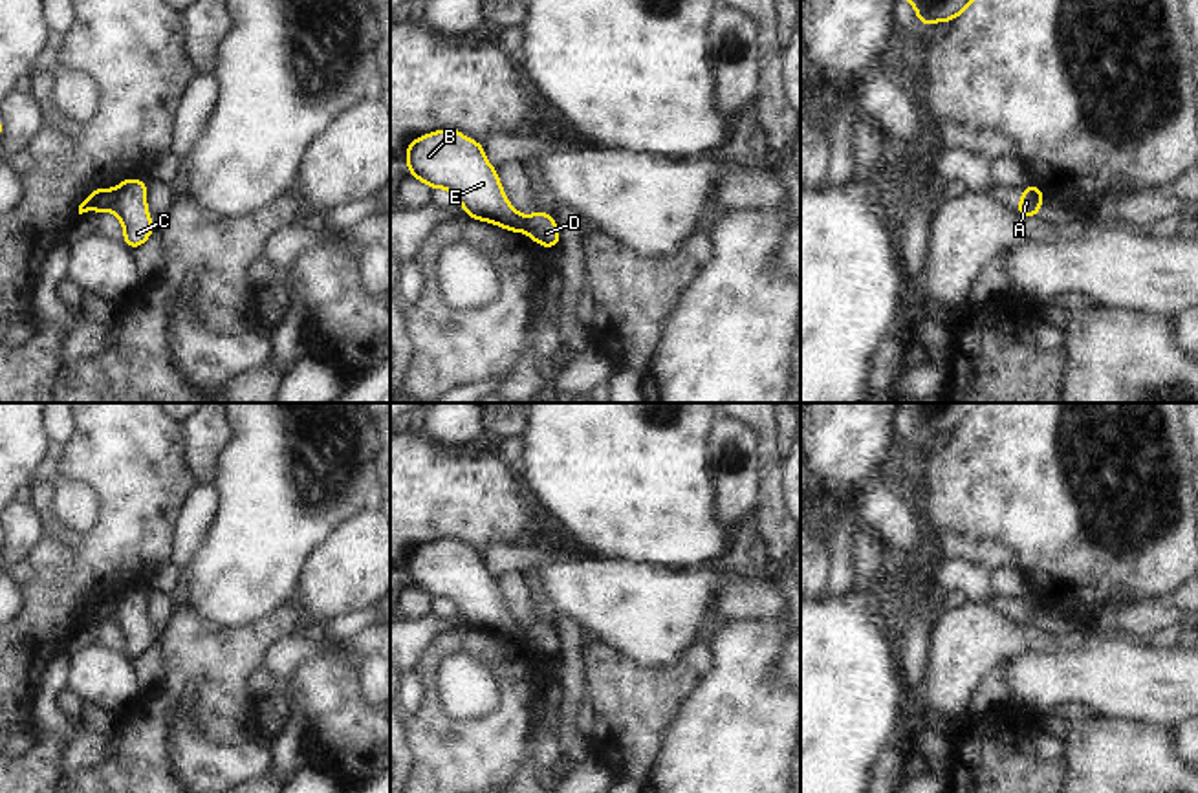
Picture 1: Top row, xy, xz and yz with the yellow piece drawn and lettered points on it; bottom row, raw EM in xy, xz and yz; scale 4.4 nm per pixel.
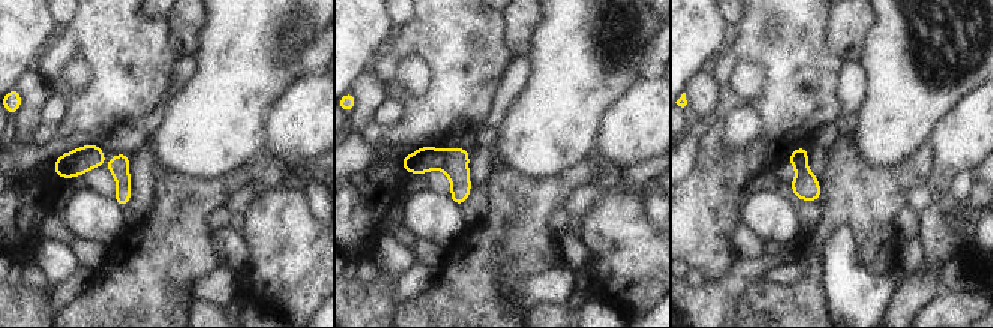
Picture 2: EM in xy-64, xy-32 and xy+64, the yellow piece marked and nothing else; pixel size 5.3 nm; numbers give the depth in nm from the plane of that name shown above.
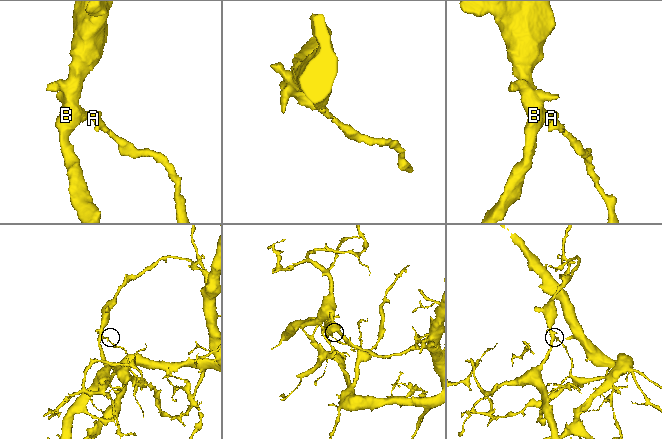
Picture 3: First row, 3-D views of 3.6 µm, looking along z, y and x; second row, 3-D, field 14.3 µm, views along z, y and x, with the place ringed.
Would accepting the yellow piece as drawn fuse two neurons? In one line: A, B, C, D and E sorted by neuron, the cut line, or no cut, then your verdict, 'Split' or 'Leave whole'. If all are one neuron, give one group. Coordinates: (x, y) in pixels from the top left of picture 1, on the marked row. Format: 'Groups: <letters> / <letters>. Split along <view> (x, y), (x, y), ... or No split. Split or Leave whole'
Groups: A C D / B E. Split along xy (116, 189), (116, 200), (110, 207). Split

